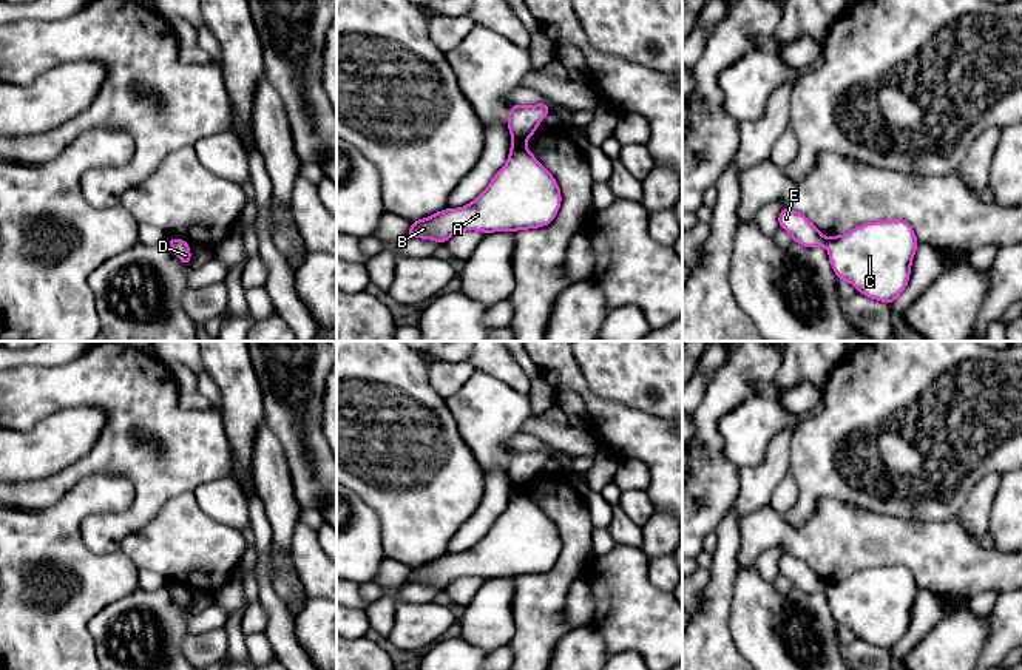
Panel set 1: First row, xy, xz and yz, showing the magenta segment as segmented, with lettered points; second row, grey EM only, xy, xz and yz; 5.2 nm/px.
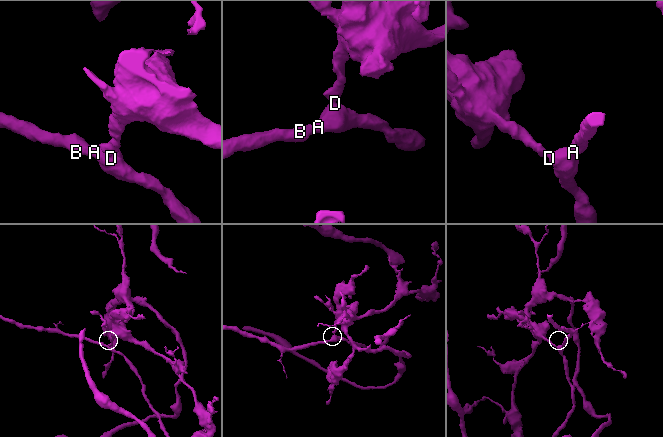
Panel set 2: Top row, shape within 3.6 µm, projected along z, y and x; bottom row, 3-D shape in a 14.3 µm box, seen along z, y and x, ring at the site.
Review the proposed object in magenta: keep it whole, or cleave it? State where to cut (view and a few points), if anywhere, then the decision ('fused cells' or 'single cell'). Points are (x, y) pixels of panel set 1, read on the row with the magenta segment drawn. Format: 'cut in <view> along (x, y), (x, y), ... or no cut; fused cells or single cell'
cut in xz along (513, 139), (524, 142); fused cells

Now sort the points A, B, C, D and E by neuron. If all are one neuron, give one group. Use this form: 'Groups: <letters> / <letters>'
Groups: A B C D / E

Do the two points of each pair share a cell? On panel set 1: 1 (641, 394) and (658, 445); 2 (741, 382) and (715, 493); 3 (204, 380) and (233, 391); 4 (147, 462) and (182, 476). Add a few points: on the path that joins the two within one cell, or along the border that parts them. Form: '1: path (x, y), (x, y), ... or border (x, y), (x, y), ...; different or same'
1: border (613, 400), (666, 419); different
2: path (714, 409), (707, 416), (707, 465); same
3: border (199, 357), (201, 368), (218, 389), (223, 416); different
4: path (156, 462), (169, 462), (173, 466); same

